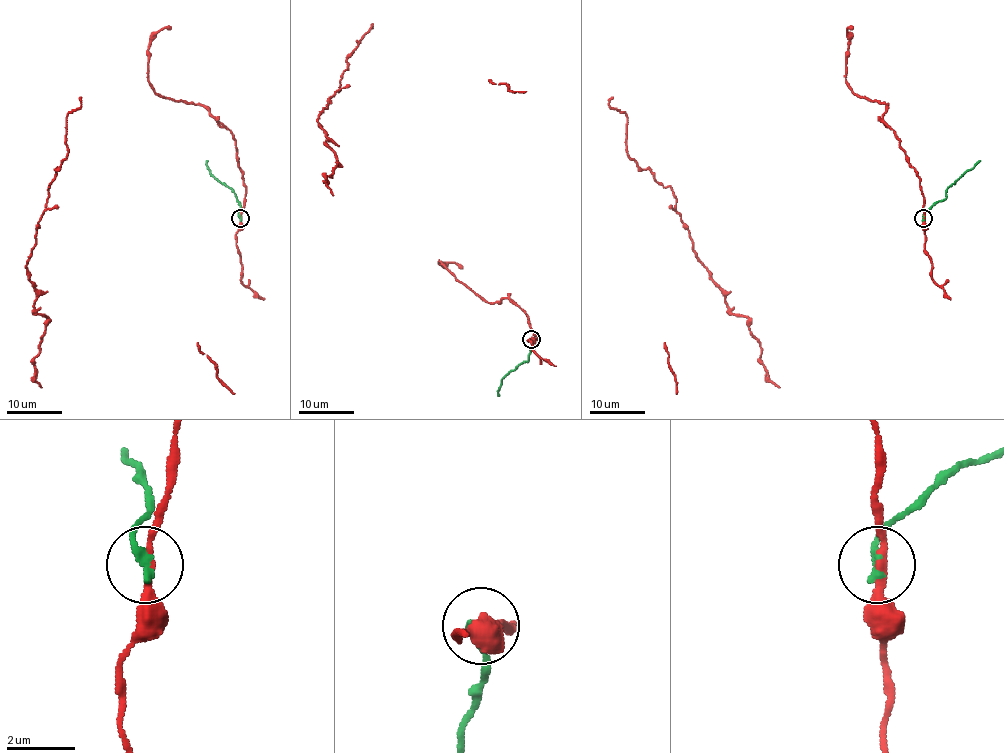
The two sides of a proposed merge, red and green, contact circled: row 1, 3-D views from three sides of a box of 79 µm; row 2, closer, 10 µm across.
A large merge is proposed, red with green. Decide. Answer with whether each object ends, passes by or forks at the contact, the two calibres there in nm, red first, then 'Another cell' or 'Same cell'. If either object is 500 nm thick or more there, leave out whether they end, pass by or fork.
At the ring red passes by. At the ring green ends. Thickness 240 nm (red) against 240 nm. Another cell

